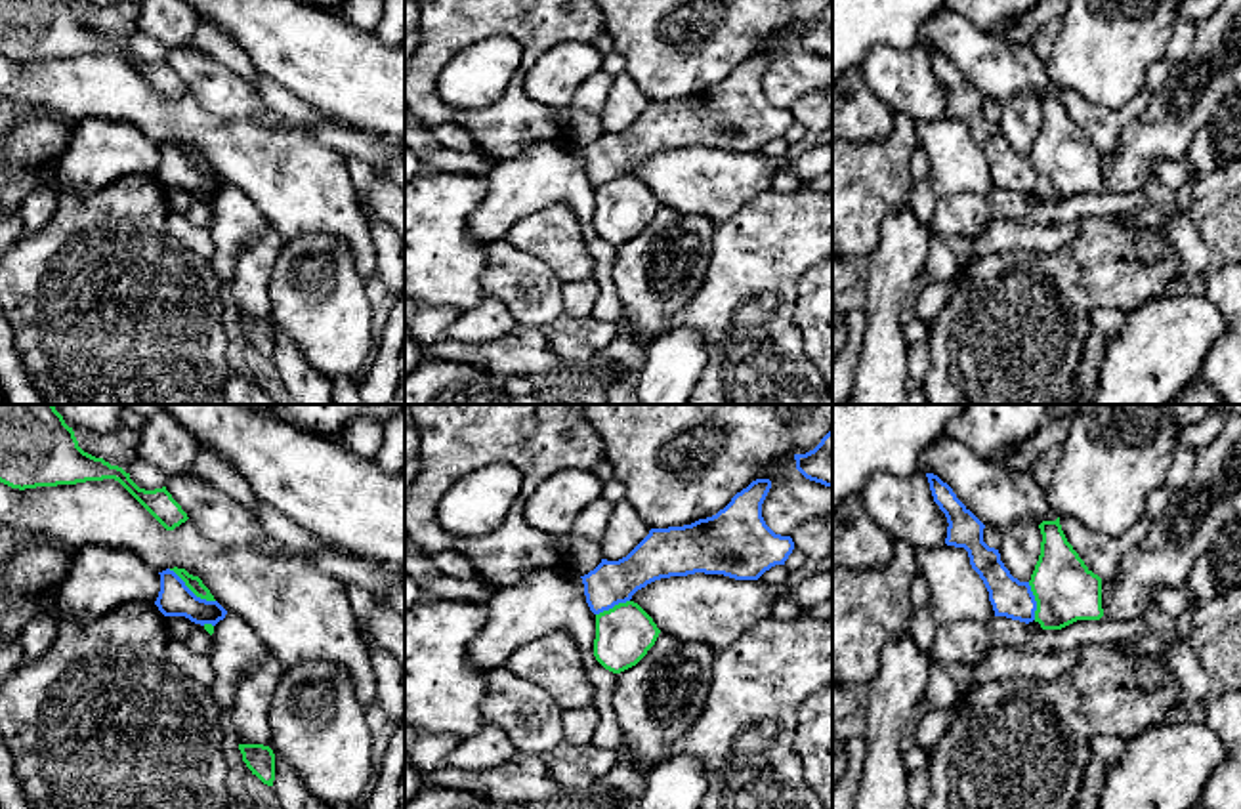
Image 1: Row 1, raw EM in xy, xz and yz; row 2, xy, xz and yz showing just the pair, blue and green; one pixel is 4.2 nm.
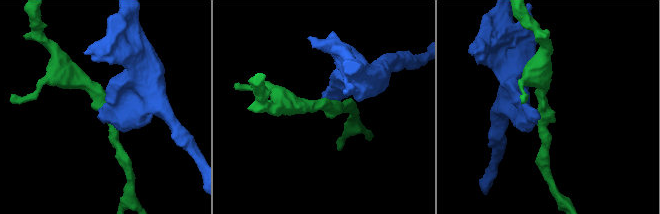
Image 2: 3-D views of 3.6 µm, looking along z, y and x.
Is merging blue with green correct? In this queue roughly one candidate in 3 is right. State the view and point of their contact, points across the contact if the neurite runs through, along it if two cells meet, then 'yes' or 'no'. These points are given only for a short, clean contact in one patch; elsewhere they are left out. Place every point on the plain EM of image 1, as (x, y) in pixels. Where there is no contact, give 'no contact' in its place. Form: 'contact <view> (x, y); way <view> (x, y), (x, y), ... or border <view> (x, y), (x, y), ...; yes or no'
contact xy (189, 163); no

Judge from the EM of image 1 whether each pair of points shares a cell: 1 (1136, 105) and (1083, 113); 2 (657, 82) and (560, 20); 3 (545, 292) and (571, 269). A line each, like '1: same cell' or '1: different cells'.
1: same cell
2: different cells
3: different cells

